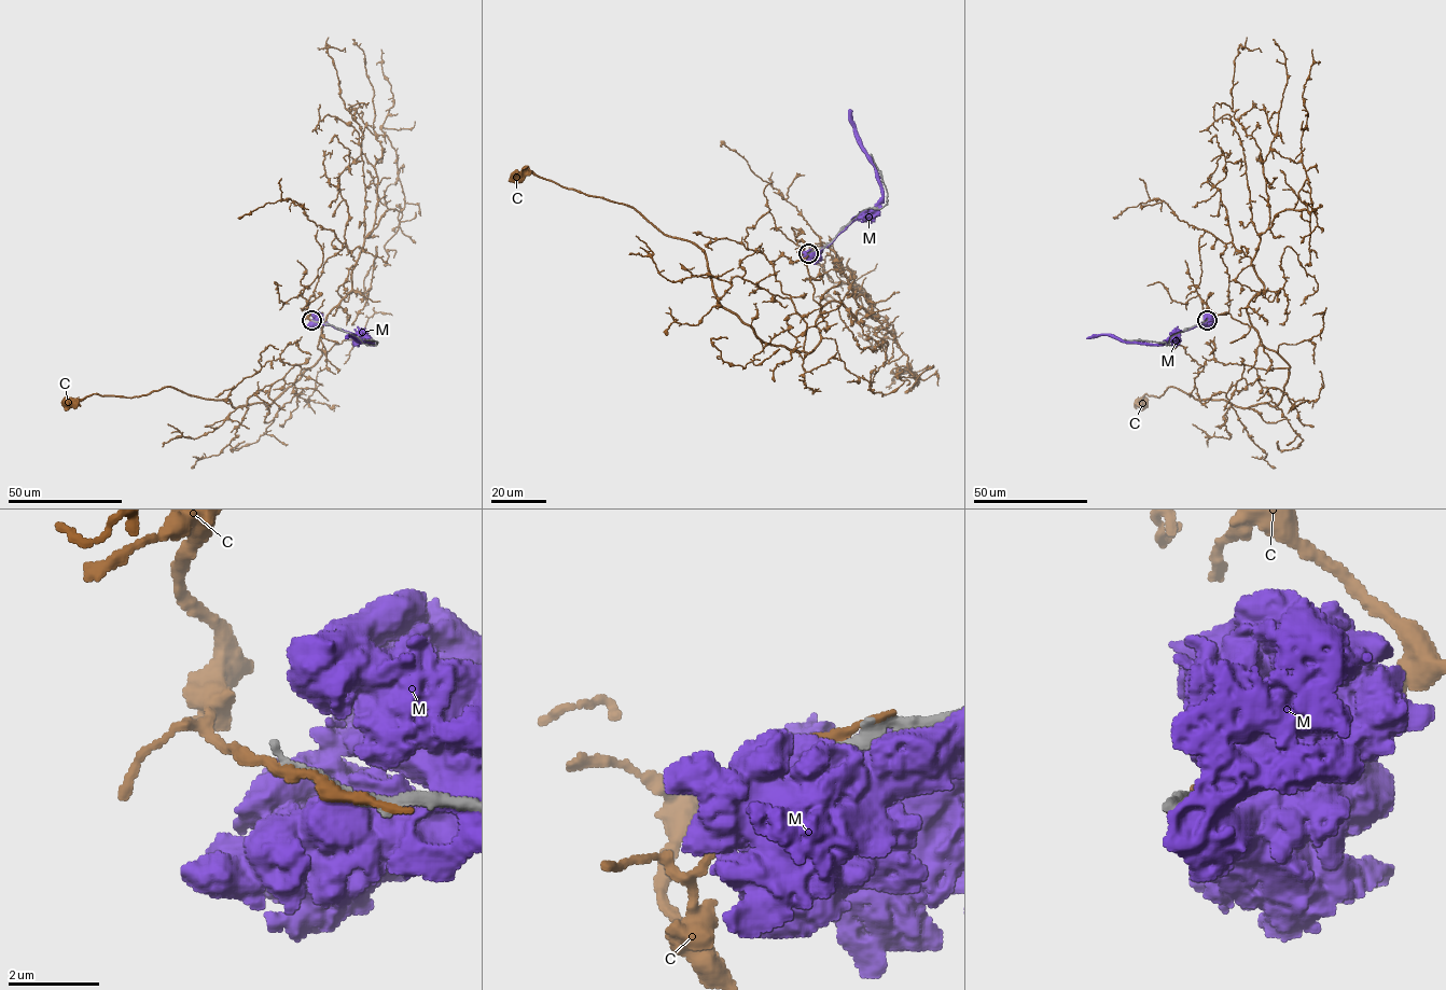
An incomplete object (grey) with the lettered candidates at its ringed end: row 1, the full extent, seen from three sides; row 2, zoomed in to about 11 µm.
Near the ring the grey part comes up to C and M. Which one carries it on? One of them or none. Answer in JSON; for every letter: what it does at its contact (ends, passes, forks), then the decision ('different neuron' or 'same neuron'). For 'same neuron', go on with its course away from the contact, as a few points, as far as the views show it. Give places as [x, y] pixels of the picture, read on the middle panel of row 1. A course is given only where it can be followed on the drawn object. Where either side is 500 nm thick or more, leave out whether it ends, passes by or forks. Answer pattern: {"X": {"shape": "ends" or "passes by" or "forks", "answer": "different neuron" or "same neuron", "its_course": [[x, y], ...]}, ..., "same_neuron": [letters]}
{"C": {"shape": "passes by", "answer": "different neuron"}, "M": {"answer": "different neuron"}, "same_neuron": []}

